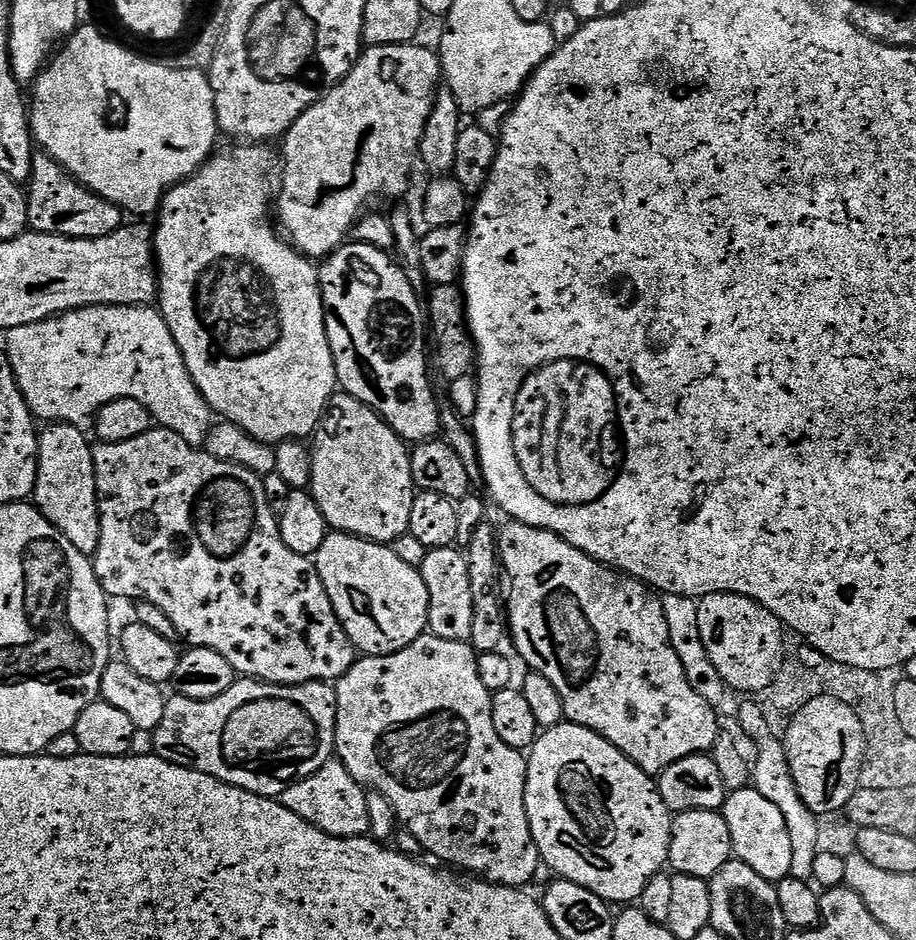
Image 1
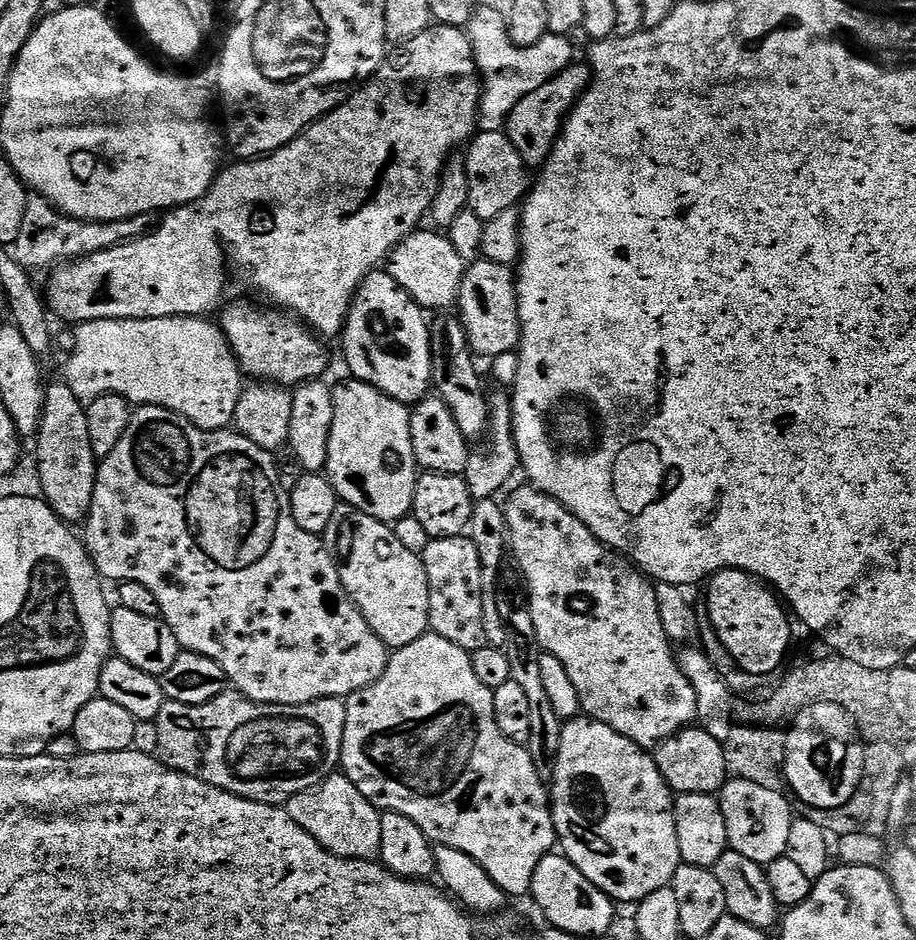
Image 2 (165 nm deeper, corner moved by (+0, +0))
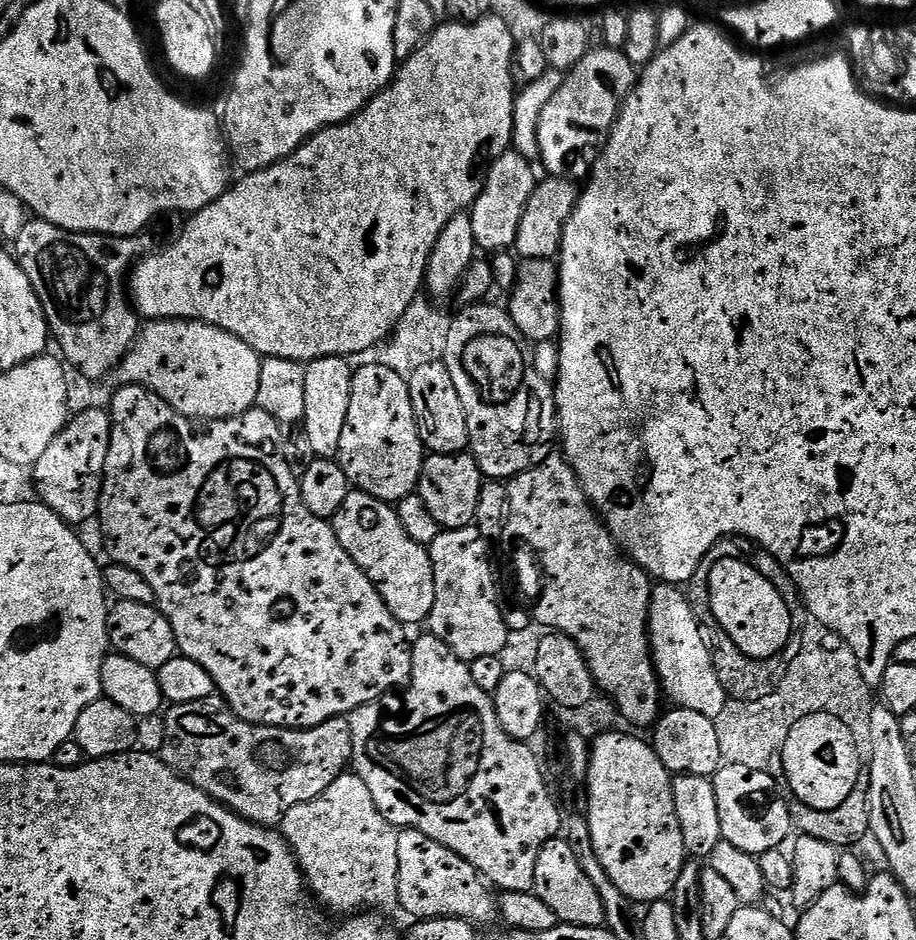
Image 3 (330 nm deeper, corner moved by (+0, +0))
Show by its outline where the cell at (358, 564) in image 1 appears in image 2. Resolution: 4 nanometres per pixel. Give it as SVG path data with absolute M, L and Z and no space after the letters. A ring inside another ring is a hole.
M337 503L334 518L330 518L330 526L326 526L322 539L328 552L338 558L340 581L346 594L358 606L362 618L366 618L370 630L374 630L374 634L378 634L389 649L404 648L429 631L430 594L423 559L410 554L410 550L398 542L395 531L389 525L370 518L370 514L362 514L362 510L354 510L349 504Z

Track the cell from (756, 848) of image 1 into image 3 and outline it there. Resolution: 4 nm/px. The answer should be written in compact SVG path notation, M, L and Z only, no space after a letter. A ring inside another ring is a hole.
M724 764L716 775L711 777L714 794L718 798L718 818L722 822L724 840L738 850L746 850L750 855L759 858L764 852L778 848L787 836L793 835L794 825L790 810L786 810L786 802L782 802L780 791L776 788L776 780L770 778L767 771L752 770L747 766Z

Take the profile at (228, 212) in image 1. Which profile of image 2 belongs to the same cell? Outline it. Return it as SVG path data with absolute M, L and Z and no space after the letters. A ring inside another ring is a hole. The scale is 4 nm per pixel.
M236 300L233 304L225 303L219 313L218 328L236 355L241 373L256 382L267 382L281 386L299 386L307 384L309 380L319 380L327 368L330 357L329 350L323 348L321 337L309 330L299 319L285 314L272 306L259 308L256 304L247 304L244 300Z

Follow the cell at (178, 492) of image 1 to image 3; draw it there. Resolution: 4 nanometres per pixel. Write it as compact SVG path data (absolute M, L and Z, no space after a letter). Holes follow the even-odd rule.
M126 384L117 387L115 390L117 392L112 396L112 408L110 407L110 415L112 417L110 450L106 454L104 485L100 491L100 511L98 513L100 532L104 535L104 548L112 555L111 559L115 563L122 566L130 566L130 570L138 570L138 574L142 574L142 578L146 578L146 582L150 582L150 590L154 590L156 604L160 613L168 619L170 626L174 630L174 638L176 639L179 655L198 662L198 666L202 666L202 670L206 670L206 674L210 674L215 691L224 697L224 701L228 703L232 713L251 724L274 726L275 728L313 728L322 722L333 720L336 716L347 717L354 709L360 708L364 704L379 701L381 699L379 696L387 688L394 687L395 684L400 684L400 686L407 685L408 679L412 677L412 650L410 647L410 636L404 633L407 632L405 625L400 624L394 618L394 614L390 614L390 610L382 602L382 594L378 585L370 582L370 578L366 578L366 574L356 565L354 558L350 558L350 554L346 554L342 542L338 542L335 527L329 521L318 518L314 514L310 514L310 510L306 510L306 506L302 502L302 494L300 493L300 481L290 470L290 466L286 466L286 462L280 453L279 422L270 414L266 414L266 410L257 407L252 408L249 412L244 412L240 416L226 418L225 420L192 420L188 416L178 414L178 410L171 408L161 396L154 394L149 388L143 388L137 384Z

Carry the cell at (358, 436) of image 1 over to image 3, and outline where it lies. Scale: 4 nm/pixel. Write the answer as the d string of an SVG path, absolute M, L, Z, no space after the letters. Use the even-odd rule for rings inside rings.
M382 365L364 366L352 374L350 411L342 430L338 463L353 489L395 502L419 489L426 449L418 434L408 381Z

